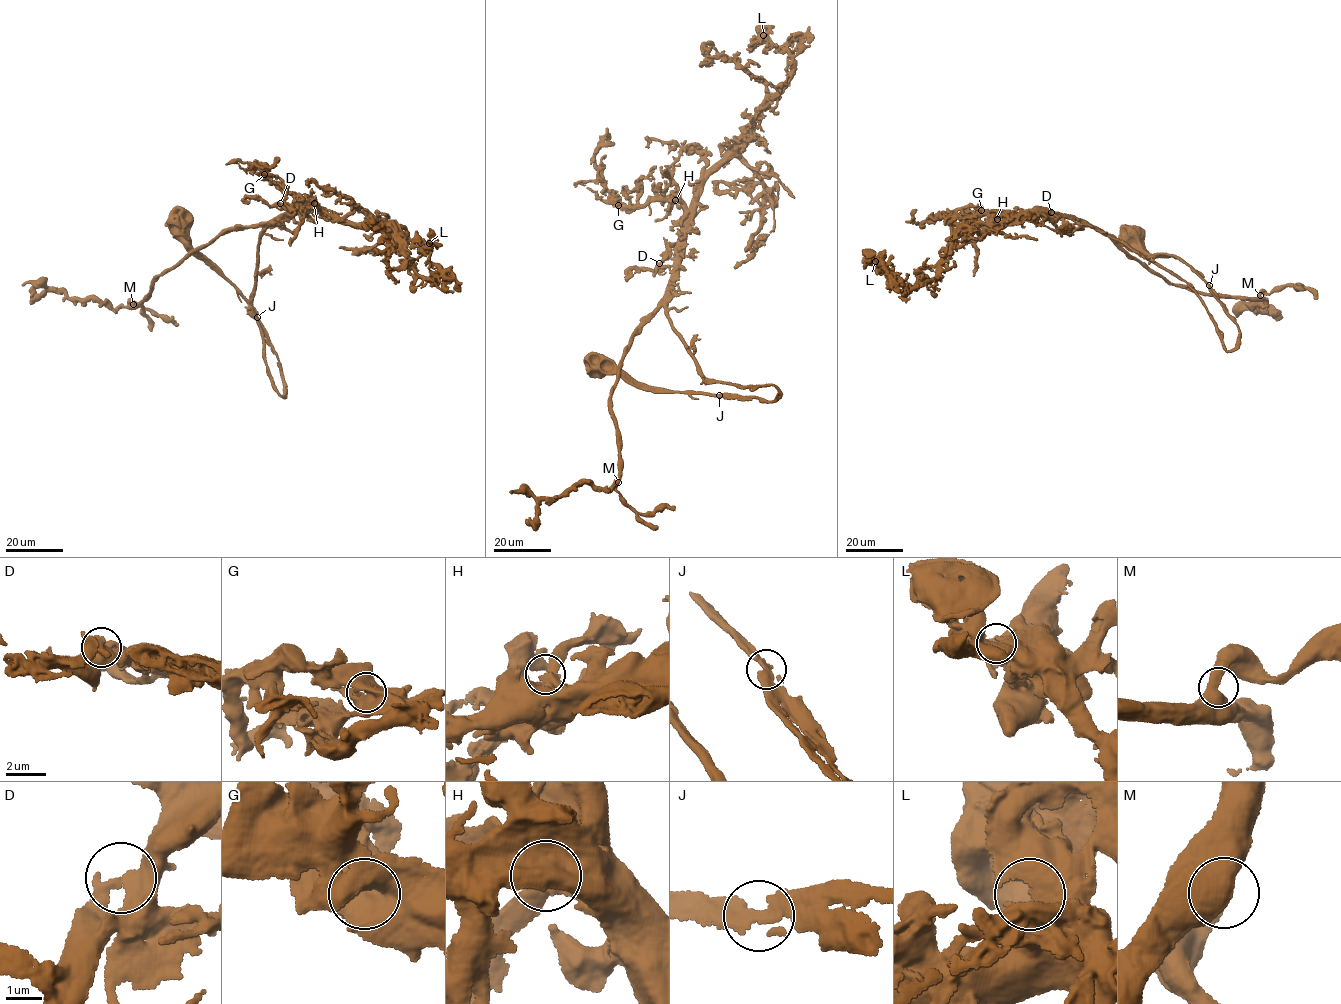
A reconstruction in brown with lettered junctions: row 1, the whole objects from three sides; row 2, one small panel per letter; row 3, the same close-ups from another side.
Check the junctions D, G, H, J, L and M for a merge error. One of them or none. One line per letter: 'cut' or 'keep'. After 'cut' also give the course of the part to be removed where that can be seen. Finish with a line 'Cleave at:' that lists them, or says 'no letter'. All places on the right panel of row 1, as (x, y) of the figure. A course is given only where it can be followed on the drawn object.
D: keep
G: keep
H: keep
J: keep
L: keep
M: keep
Cleave at: no letter

